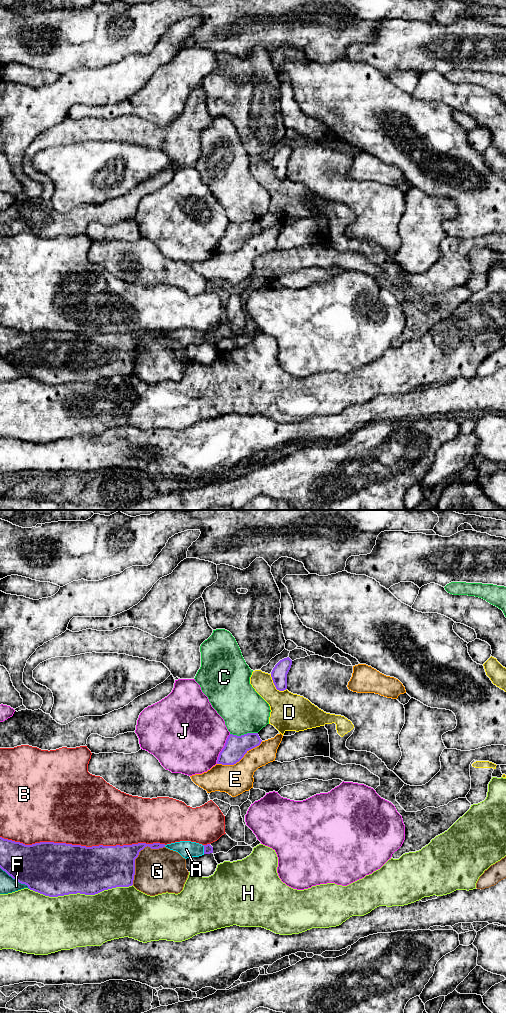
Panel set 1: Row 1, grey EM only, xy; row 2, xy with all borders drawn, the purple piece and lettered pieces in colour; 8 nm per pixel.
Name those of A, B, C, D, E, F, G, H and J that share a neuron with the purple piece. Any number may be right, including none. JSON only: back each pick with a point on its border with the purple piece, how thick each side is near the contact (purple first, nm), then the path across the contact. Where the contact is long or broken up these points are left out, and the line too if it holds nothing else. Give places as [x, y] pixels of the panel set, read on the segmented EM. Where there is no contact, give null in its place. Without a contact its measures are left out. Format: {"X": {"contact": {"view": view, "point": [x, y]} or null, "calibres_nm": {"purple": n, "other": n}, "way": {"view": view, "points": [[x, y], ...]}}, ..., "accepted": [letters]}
{"A": {"contact": {"view": "xy", "point": [204, 849]}, "calibres_nm": {"purple": 70, "other": 140}, "way": {"view": "xy", "points": [[208, 849], [204, 849], [186, 849]]}}, "D": {"contact": {"view": "xy", "point": [275, 686]}, "calibres_nm": {"purple": 130, "other": 300}}, "accepted": ["A", "D"]}

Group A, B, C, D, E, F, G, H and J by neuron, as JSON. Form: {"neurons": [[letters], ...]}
{"neurons": [["A", "D"], ["B"], ["C"], ["E"], ["F"], ["G"], ["H"], ["J"]]}

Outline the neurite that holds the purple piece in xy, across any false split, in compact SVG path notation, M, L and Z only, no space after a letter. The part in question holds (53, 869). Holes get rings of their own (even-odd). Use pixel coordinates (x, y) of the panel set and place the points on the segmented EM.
M0 837L0 868L30 890L49 897L69 894L95 895L104 890L133 885L135 859L145 847L159 849L165 844L92 846L40 842L25 845Z

